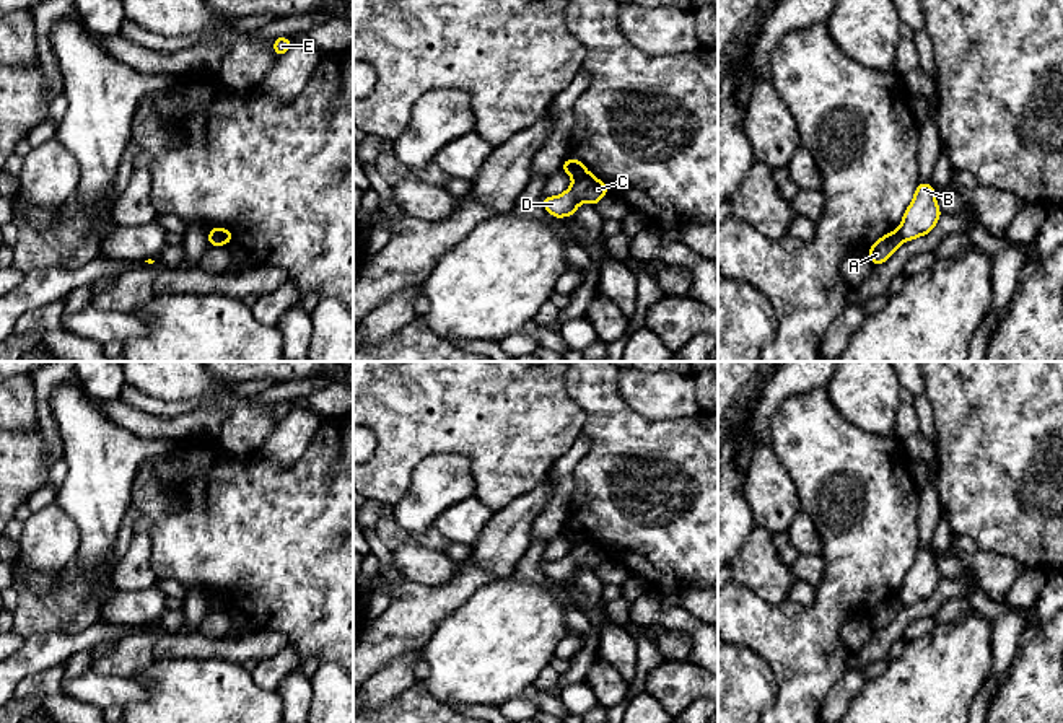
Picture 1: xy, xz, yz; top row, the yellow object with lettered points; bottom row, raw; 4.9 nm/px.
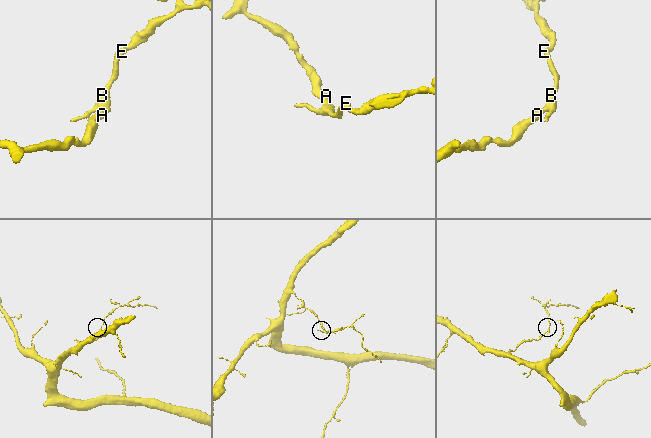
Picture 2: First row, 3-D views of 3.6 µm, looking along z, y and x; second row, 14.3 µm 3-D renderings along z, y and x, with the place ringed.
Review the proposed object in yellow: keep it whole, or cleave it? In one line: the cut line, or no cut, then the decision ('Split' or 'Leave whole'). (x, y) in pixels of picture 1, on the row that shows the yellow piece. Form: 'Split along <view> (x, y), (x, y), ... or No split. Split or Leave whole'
Split along xy (210, 232), (228, 243). Split

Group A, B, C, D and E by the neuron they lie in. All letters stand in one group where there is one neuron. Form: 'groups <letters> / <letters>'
groups A / B C D E

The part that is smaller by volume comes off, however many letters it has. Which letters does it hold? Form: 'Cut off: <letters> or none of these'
Cut off: B, C, D, E

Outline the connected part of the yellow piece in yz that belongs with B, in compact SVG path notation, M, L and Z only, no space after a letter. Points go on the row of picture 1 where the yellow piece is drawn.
M931 182L918 184L915 197L903 213L902 225L897 230L902 241L912 241L928 234L938 223L941 210L936 204Z

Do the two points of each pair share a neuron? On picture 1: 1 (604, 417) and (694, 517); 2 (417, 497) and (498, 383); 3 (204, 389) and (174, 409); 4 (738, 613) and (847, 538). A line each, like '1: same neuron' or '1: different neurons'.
1: same neuron
2: different neurons
3: different neurons
4: same neuron

